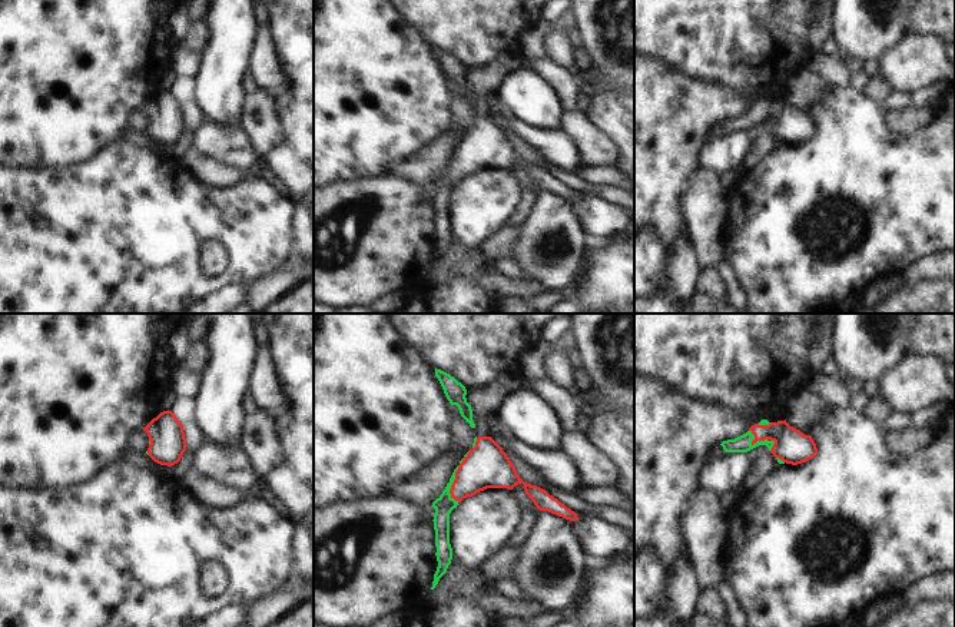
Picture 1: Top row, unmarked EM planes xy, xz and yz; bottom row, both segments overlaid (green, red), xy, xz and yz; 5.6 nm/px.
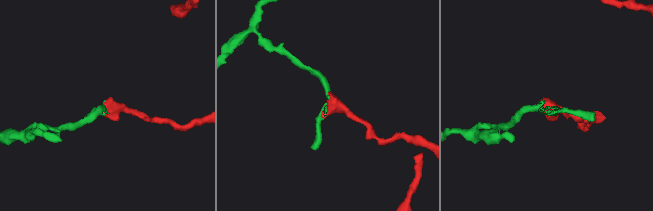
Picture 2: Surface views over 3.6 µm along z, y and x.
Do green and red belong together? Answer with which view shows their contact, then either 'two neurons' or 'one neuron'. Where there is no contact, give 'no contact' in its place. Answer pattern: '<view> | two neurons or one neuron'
xz | one neuron

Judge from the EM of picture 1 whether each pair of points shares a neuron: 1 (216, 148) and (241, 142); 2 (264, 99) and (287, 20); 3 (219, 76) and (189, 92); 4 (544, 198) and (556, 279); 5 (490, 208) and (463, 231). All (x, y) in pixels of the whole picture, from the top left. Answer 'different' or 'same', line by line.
1: same
2: different
3: different
4: same
5: same

